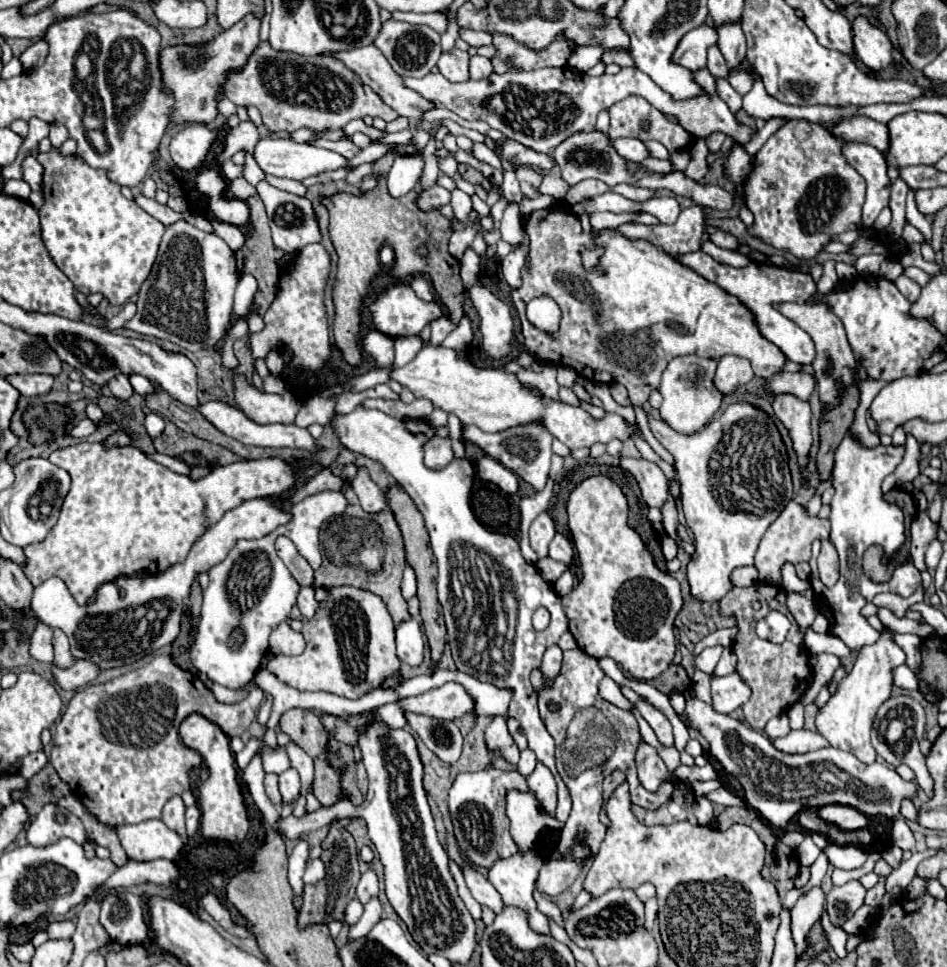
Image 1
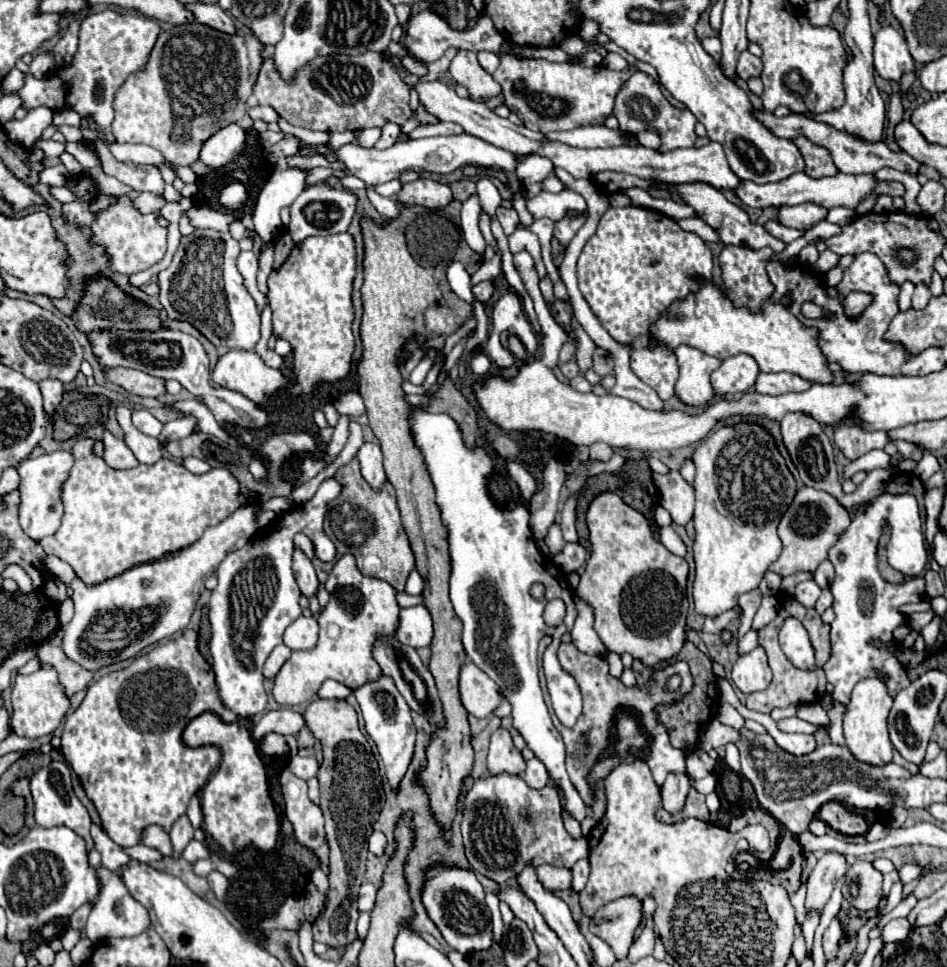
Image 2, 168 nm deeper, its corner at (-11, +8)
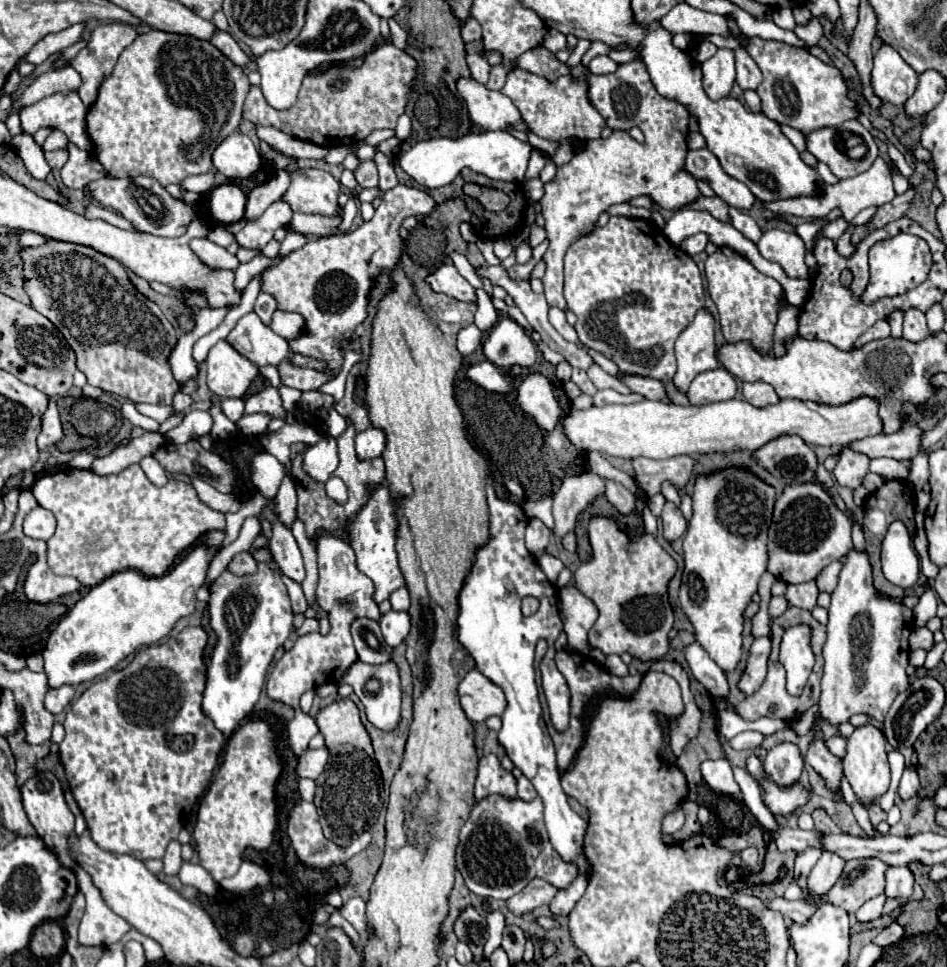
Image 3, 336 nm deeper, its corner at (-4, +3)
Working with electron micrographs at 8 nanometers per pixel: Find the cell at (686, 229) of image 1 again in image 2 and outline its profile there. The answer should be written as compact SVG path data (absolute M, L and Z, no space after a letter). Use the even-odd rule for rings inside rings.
M634 205L610 207L598 223L598 231L588 239L578 257L578 285L584 299L604 329L618 343L632 347L632 371L656 389L660 399L674 395L678 365L674 353L662 347L646 351L650 341L648 325L668 309L674 299L686 297L690 291L698 289L694 277L711 280L712 269L710 247L696 233L680 229L674 219L658 211Z

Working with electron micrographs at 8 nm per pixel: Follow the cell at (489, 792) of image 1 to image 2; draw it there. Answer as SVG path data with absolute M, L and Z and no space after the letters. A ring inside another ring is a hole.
M488 775L482 779L476 779L474 785L468 789L464 797L464 813L462 813L462 837L464 837L464 849L466 857L470 861L470 867L496 883L506 883L508 879L514 879L524 865L544 865L554 863L562 867L572 867L578 859L588 855L588 841L584 837L572 837L562 823L560 817L560 801L558 793L546 785L544 789L536 791L524 783L520 775Z

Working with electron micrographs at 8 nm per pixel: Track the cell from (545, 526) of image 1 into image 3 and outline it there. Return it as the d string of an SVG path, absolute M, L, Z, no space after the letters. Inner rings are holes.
M543 554L543 556L539 558L539 566L541 566L541 570L545 572L545 576L549 578L549 582L551 582L551 584L555 584L555 582L557 582L559 572L563 570L563 562L561 562L559 558L549 556L549 554Z

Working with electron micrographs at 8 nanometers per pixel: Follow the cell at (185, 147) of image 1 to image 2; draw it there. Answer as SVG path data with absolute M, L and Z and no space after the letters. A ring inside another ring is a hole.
M230 123L204 141L204 147L200 149L200 161L212 169L220 169L244 149L244 141L246 131L236 123Z

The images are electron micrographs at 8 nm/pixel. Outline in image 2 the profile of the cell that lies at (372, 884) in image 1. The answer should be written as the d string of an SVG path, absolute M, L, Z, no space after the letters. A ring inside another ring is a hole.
M362 883L360 893L358 893L358 909L360 911L370 911L376 903L376 891L378 887L372 883Z

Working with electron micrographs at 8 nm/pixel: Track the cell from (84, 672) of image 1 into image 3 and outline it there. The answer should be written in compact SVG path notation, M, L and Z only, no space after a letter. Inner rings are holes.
M61 686L57 690L49 690L47 696L45 696L45 708L51 712L51 714L59 714L67 708L67 704L71 702L75 694L75 688L73 686Z

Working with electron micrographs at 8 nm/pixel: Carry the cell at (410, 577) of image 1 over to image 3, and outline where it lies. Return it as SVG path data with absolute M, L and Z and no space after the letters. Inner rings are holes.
M399 588L399 590L395 590L395 592L391 594L389 602L391 602L391 608L393 608L393 610L397 610L397 612L405 612L405 610L409 608L409 592L407 592L407 588Z

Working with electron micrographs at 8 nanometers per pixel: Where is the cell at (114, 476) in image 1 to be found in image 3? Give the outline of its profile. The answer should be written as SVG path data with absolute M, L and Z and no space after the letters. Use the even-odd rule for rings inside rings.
M131 464L119 474L113 476L97 476L91 470L61 470L57 474L47 474L39 478L33 486L33 496L39 502L39 506L51 510L57 518L57 532L47 542L49 544L49 566L57 576L73 576L83 586L97 586L105 578L109 578L115 572L135 568L137 572L157 578L163 576L173 564L175 558L193 546L193 542L209 532L209 530L223 530L225 528L225 516L221 512L211 510L205 506L191 484L183 480L169 478L169 484L163 488L157 488L151 484L141 470L139 464Z

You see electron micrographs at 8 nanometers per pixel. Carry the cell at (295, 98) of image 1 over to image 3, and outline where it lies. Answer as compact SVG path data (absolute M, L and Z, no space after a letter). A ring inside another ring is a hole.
M385 44L373 50L361 68L335 66L317 76L305 76L299 98L291 110L279 112L271 108L261 88L253 86L243 106L243 118L327 148L353 144L367 138L377 128L395 128L397 118L405 112L415 78L417 60L393 44Z

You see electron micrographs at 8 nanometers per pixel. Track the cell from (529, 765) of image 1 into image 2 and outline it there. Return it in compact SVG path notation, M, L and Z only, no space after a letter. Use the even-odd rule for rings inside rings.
M532 757L528 761L526 771L524 771L524 781L534 789L542 789L544 785L548 785L548 771L546 771L544 763L540 763L540 759Z

